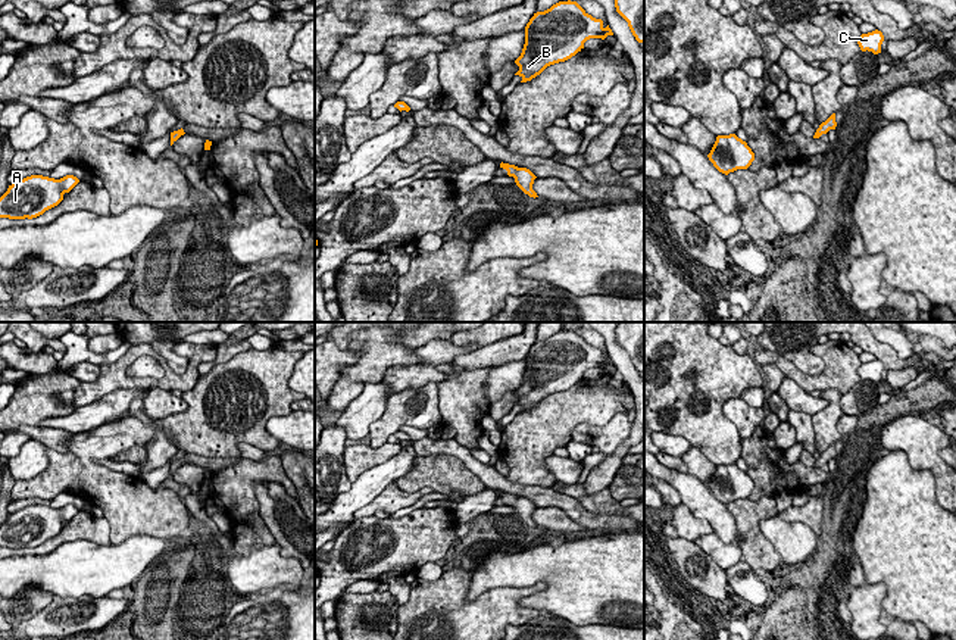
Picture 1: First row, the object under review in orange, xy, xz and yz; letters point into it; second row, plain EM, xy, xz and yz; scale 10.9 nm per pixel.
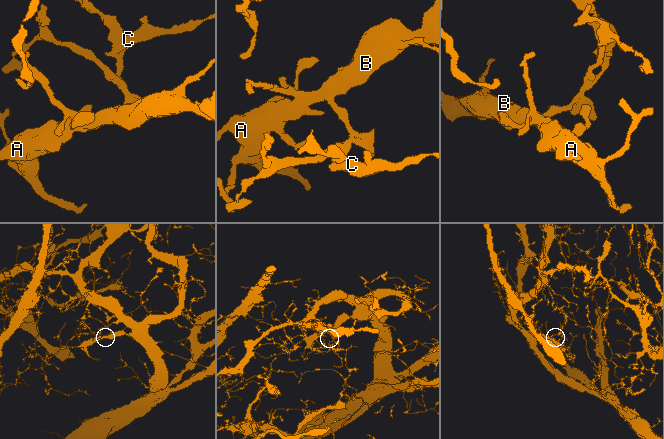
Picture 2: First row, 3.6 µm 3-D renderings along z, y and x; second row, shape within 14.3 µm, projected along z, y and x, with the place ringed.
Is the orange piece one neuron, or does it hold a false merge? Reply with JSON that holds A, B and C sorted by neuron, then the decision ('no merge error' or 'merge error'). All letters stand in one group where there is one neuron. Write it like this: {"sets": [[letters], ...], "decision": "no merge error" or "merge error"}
{"sets": [["A", "B", "C"]], "decision": "no merge error"}

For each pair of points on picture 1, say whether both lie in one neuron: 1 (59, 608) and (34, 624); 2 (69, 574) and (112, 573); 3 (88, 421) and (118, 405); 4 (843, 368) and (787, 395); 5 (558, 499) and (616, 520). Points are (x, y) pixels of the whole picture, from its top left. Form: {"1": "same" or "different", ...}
{"1": "same", "2": "same", "3": "same", "4": "different", "5": "same"}

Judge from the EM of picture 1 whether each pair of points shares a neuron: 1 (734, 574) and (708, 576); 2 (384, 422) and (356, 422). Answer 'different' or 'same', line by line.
1: different
2: different

